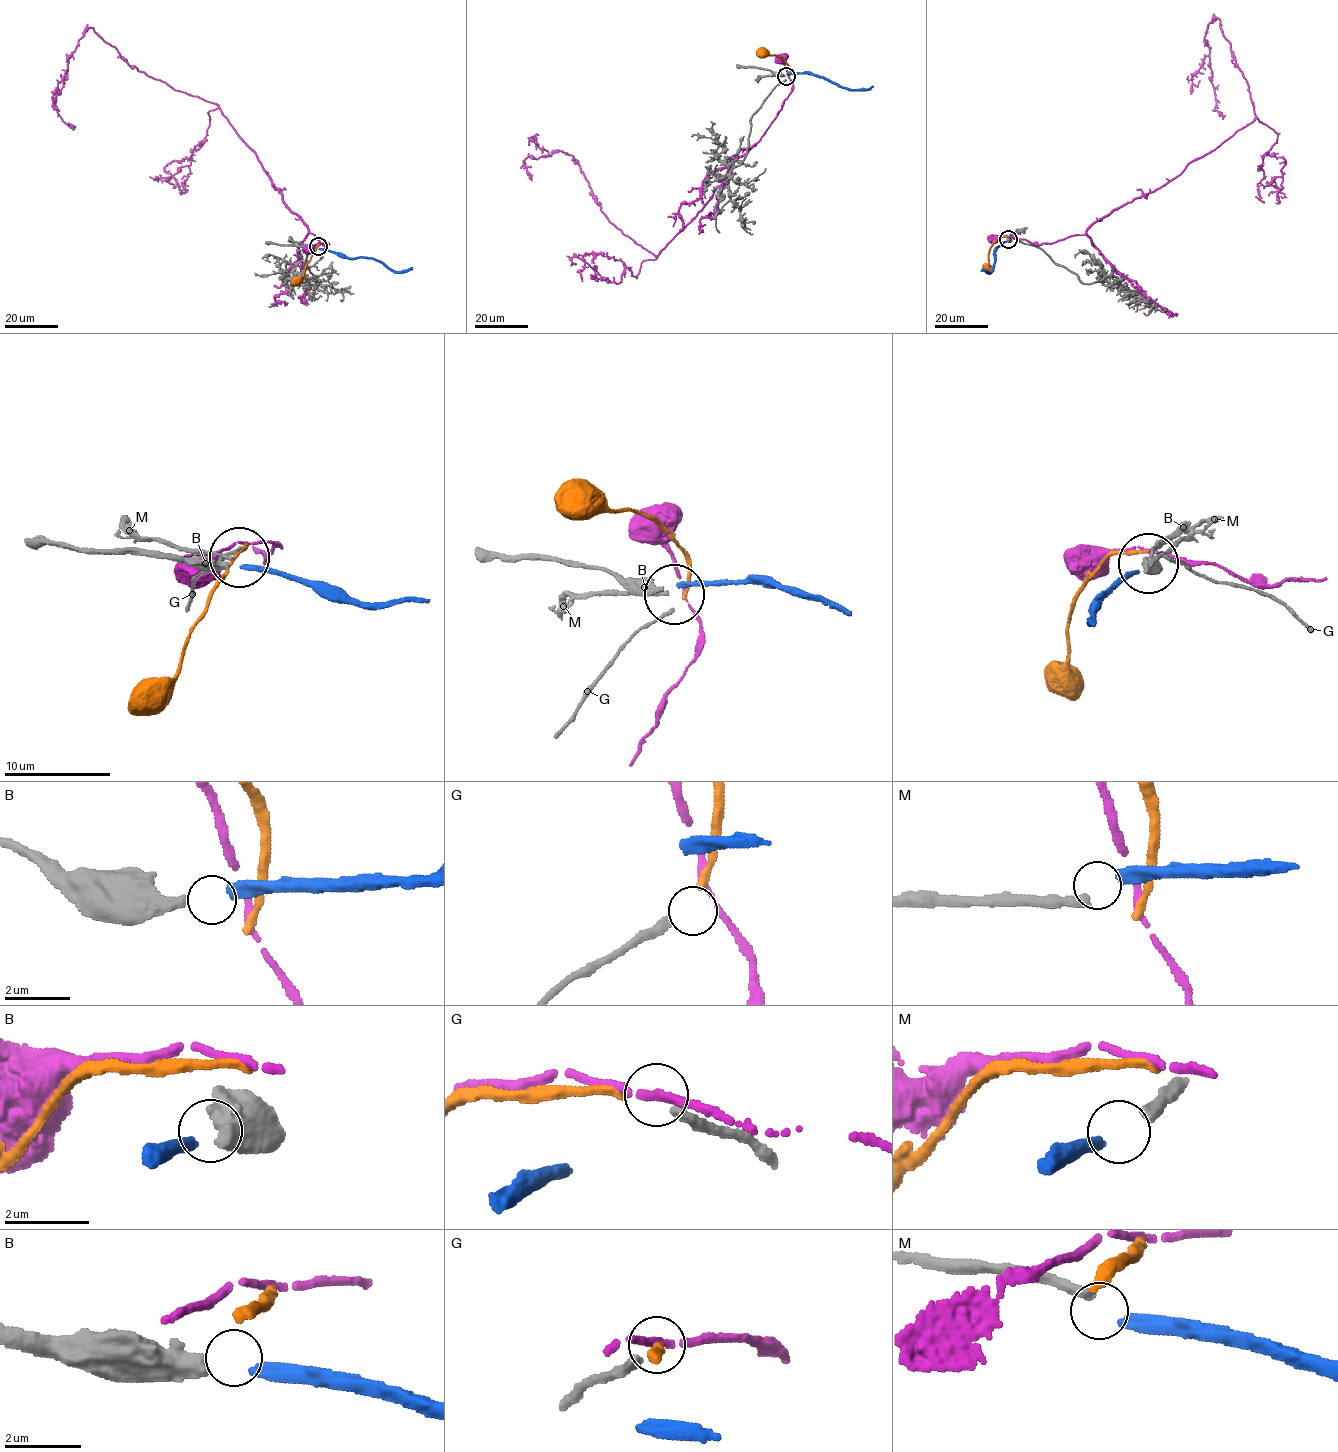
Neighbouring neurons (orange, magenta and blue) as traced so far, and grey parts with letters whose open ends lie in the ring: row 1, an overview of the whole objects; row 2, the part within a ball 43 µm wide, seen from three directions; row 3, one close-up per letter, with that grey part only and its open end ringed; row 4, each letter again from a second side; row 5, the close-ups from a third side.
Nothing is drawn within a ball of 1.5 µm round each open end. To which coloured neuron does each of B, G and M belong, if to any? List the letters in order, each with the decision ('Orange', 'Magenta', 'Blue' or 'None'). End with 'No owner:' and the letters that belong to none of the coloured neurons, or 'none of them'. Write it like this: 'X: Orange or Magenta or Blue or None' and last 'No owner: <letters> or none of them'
B: Blue
G: Orange
M: None
No owner: M

